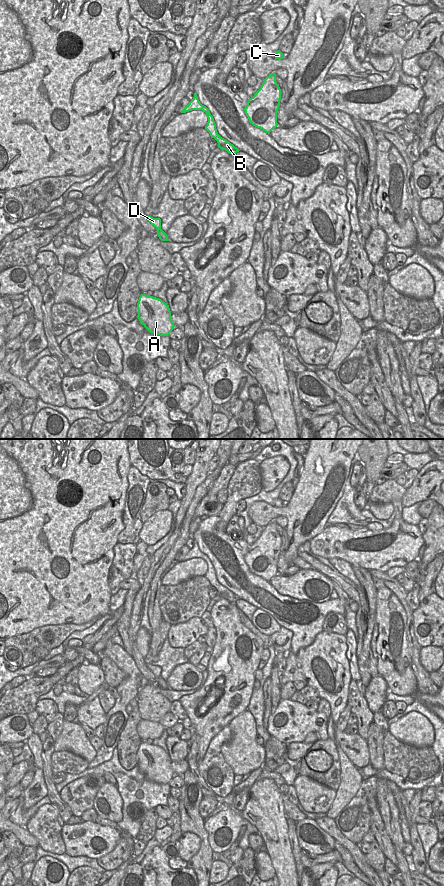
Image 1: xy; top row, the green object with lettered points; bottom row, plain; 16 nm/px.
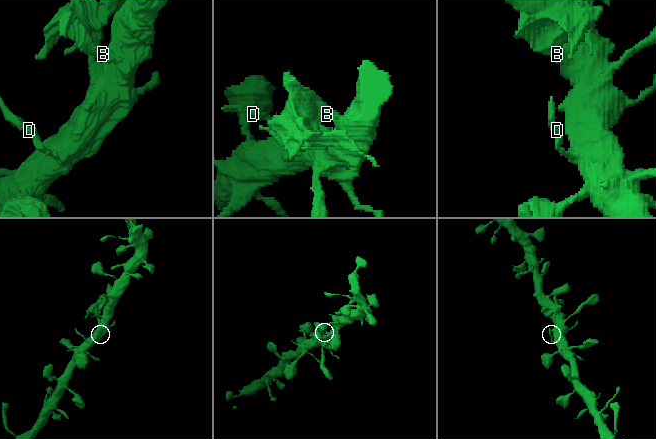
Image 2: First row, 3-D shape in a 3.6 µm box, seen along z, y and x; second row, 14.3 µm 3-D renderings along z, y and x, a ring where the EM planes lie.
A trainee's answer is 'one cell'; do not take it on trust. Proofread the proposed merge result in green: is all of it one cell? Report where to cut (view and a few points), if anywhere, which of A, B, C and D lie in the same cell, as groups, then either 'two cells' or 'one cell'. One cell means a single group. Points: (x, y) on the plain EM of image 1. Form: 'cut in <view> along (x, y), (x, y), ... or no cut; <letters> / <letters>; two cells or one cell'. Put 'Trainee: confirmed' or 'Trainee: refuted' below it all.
cut in xy along (233, 594), (237, 599); A C D / B; two cells
Trainee: refuted

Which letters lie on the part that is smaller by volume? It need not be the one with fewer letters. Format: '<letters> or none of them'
B

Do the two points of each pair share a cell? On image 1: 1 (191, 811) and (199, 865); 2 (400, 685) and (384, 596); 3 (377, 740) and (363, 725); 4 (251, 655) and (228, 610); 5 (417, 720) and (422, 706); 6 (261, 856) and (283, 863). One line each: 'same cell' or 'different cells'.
1: same cell
2: same cell
3: different cells
4: same cell
5: different cells
6: different cells

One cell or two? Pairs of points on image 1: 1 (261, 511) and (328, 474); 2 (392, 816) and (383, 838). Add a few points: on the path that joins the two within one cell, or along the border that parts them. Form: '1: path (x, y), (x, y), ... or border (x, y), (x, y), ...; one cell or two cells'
1: path (278, 511), (292, 510), (311, 491); one cell
2: border (377, 808), (385, 830), (395, 848); two cells

